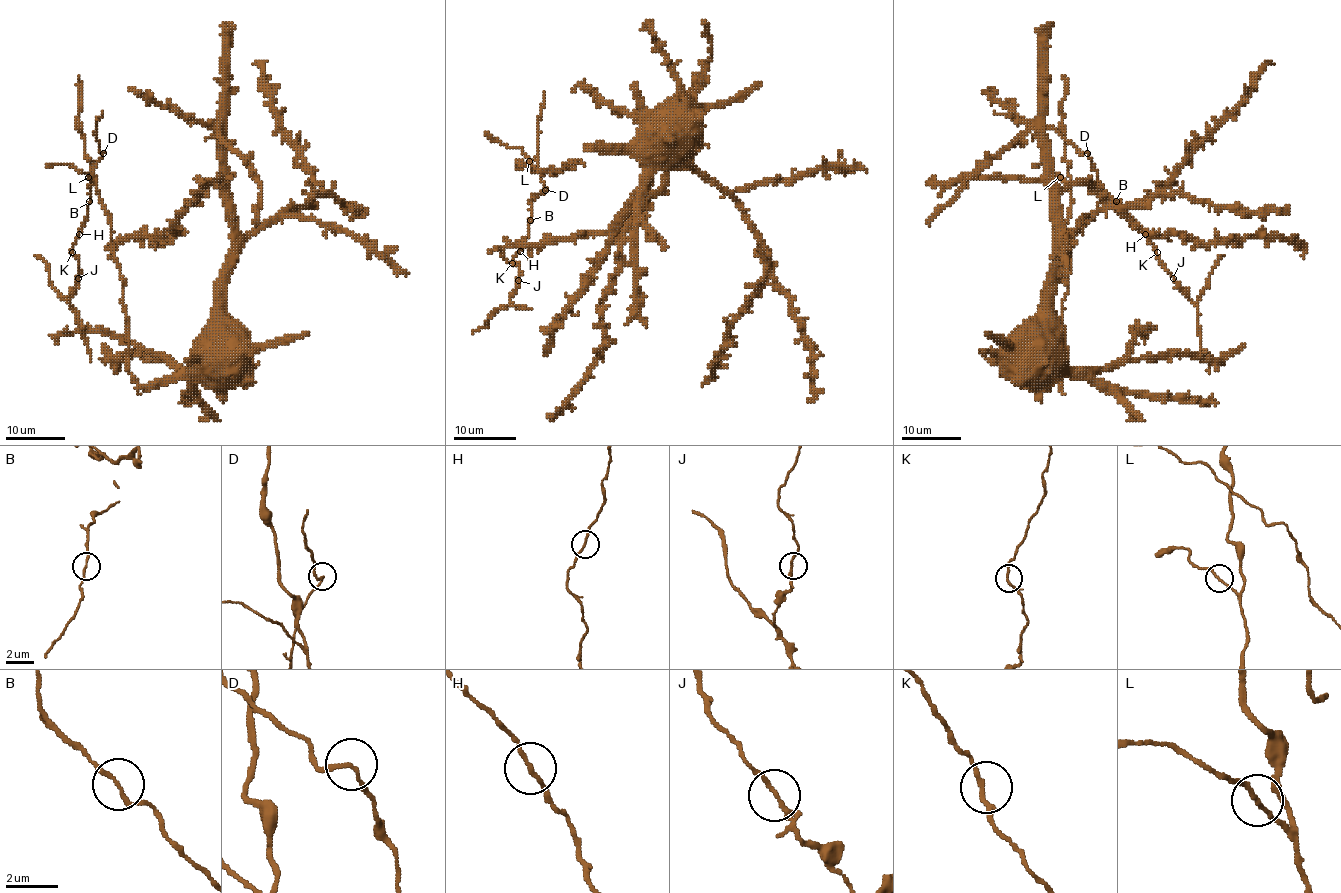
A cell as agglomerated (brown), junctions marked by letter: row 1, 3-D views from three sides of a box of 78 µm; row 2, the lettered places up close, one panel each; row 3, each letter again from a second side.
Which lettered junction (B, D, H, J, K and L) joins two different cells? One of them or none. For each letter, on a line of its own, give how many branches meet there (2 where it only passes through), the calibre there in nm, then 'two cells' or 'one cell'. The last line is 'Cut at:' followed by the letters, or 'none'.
B: 2 branches meet; 150 nm thick; one cell
D: 2 branches meet; 140 nm thick; one cell
H: 2 branches meet; 160 nm thick; one cell
J: 2 branches meet; 170 nm thick; one cell
K: 2 branches meet; 160 nm thick; one cell
L: 2 branches meet; 160 nm thick; one cell
Cut at: none

